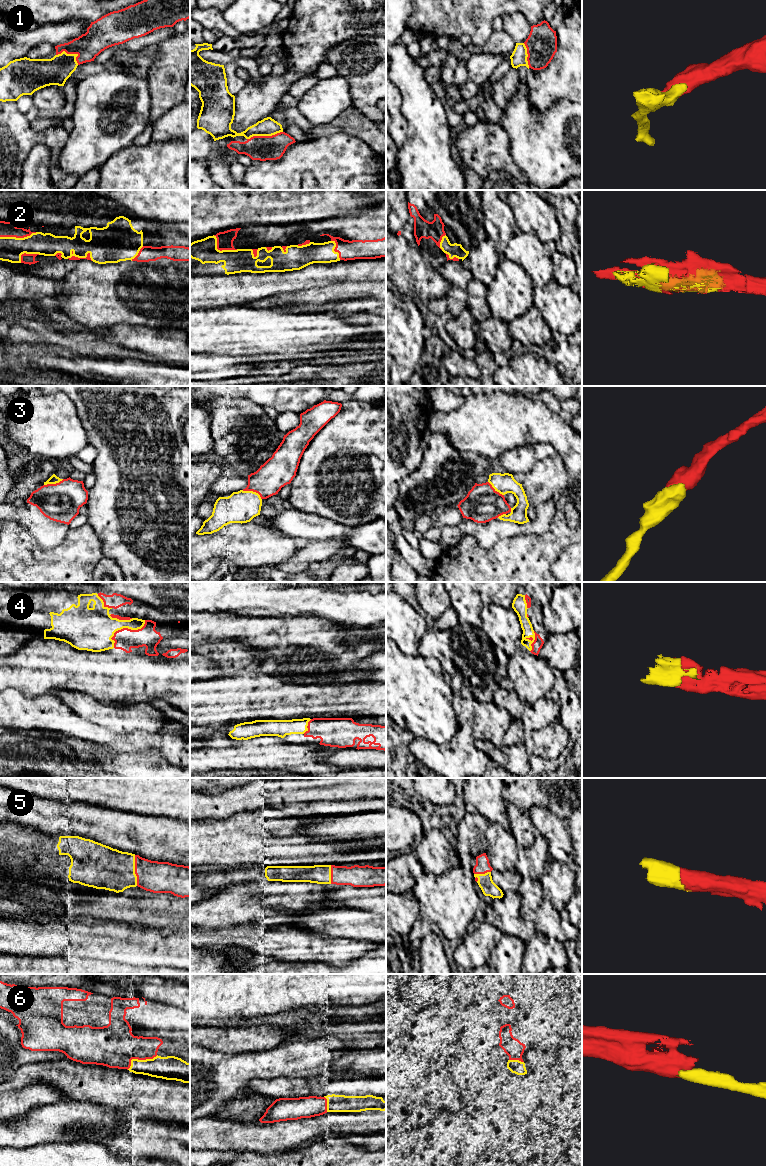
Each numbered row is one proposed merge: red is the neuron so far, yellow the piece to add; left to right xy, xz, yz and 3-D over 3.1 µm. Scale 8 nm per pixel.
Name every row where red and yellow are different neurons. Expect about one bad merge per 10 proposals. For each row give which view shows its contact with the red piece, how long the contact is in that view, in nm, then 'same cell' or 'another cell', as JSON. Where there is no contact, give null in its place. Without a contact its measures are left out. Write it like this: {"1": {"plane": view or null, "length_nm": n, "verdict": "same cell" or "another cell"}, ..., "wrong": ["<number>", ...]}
{"1": {"plane": "xz", "length_nm": 300, "verdict": "same cell"}, "2": {"plane": "xy", "length_nm": 200, "verdict": "same cell"}, "3": {"plane": "xz", "length_nm": 180, "verdict": "same cell"}, "4": {"plane": "xy", "length_nm": 340, "verdict": "same cell"}, "5": {"plane": "xy", "length_nm": 240, "verdict": "same cell"}, "6": {"plane": "xy", "length_nm": 280, "verdict": "same cell"}, "wrong": []}

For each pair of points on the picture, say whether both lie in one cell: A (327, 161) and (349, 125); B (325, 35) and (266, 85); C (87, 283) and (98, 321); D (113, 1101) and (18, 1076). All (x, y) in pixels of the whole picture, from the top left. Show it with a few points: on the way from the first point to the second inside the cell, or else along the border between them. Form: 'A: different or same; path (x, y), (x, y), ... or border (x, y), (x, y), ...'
A: different; border (321, 136), (346, 133), (365, 143)
B: same; path (309, 51), (305, 55), (304, 60), (282, 82)
C: same; path (92, 292), (95, 296), (95, 312)
D: same; path (89, 1082), (73, 1080), (64, 1074), (42, 1074)

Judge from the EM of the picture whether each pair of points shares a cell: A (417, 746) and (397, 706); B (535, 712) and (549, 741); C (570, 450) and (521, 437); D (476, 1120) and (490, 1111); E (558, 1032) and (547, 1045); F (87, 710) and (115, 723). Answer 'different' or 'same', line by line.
A: different
B: different
C: same
D: different
E: same
F: same

